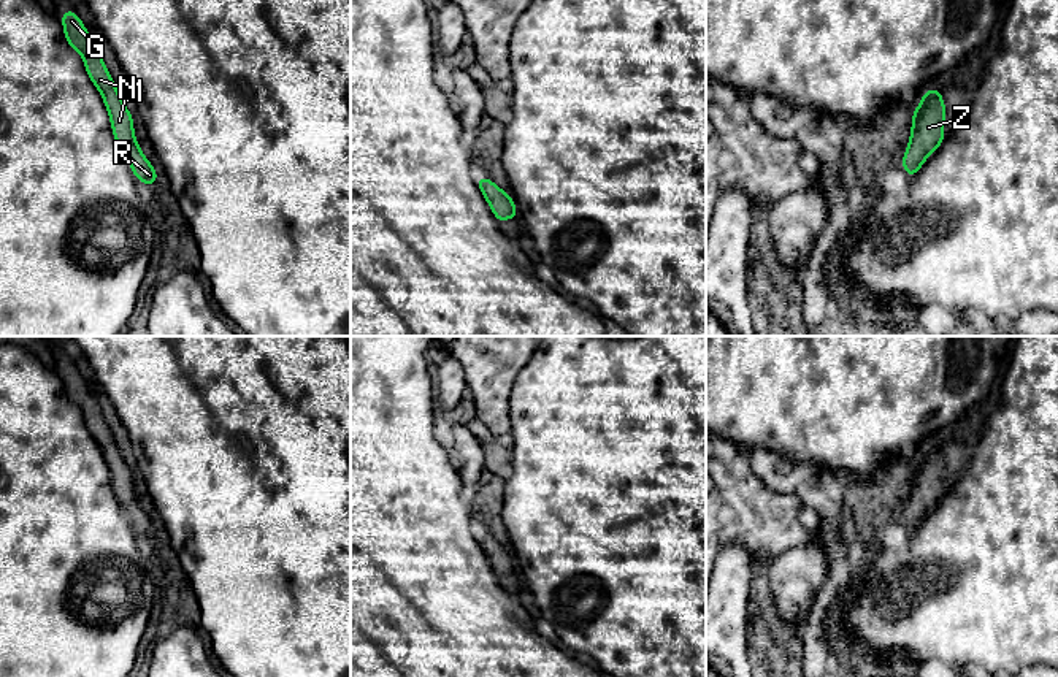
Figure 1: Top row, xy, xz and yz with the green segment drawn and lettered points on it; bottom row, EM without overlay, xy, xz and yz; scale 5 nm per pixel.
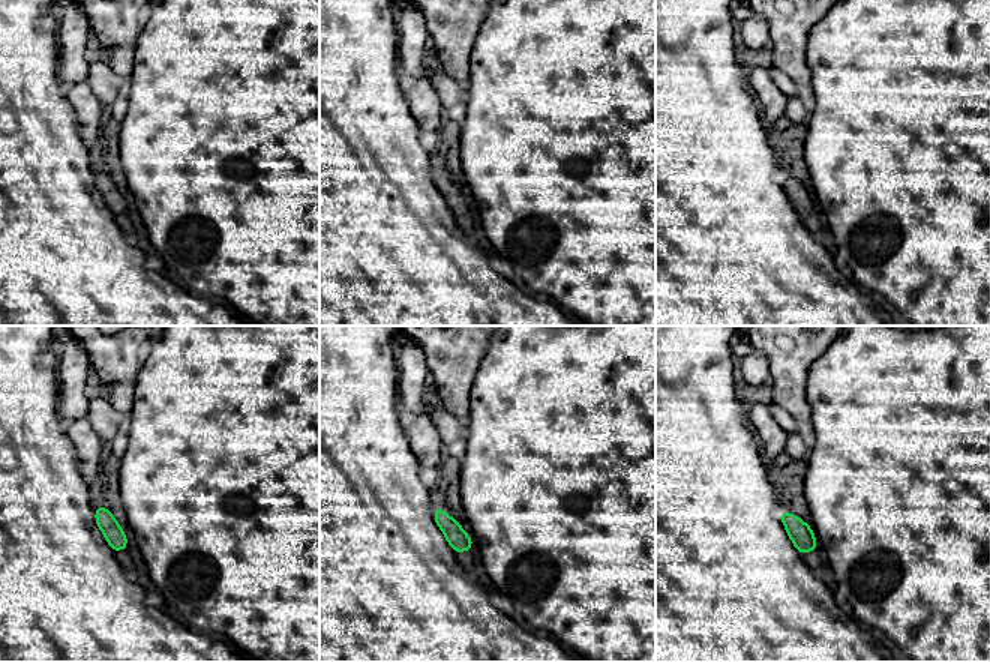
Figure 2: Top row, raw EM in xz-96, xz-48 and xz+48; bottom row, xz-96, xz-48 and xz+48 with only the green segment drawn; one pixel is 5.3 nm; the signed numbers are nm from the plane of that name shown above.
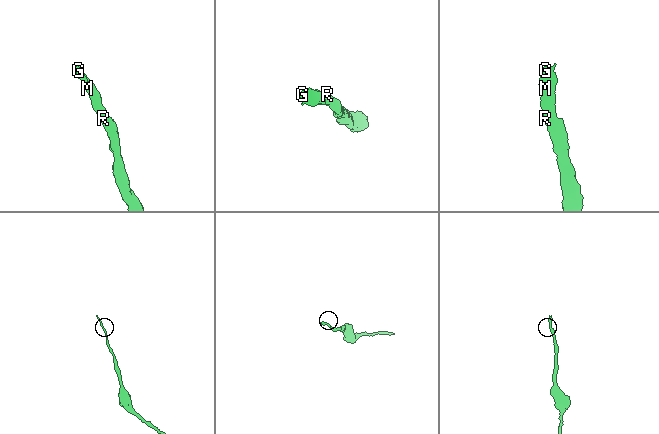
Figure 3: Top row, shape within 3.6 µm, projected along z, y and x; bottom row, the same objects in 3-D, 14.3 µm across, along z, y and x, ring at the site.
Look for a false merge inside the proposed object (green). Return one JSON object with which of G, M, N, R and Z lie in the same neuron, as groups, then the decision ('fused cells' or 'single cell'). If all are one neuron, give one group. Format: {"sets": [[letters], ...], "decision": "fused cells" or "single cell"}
{"sets": [["G", "M", "N", "R", "Z"]], "decision": "single cell"}

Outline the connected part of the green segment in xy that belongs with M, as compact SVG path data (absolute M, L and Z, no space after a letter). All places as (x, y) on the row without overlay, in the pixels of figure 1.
M71 365L62 368L62 381L65 385L65 395L82 411L86 426L103 452L116 498L125 509L135 533L146 537L151 544L157 536L159 528L140 506L133 487L133 472L125 463L113 433L103 419L95 393L86 387L82 376Z

